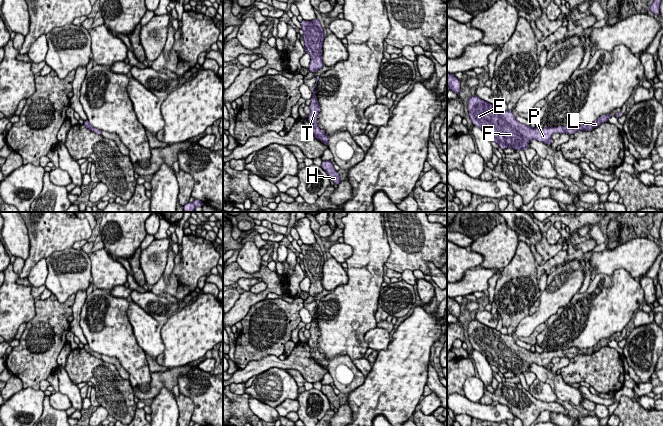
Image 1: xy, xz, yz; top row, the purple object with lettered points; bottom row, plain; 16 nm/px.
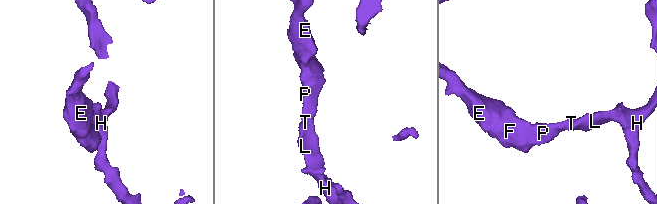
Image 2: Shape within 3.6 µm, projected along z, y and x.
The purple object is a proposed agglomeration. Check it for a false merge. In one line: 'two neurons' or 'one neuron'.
one neuron

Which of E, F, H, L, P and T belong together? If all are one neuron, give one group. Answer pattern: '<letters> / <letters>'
E F H L P T

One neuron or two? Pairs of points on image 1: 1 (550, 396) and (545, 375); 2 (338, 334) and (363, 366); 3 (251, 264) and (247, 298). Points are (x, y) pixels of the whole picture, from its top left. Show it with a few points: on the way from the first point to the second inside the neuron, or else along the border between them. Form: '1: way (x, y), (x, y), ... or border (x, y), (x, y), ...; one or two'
1: border (536, 378), (546, 382), (557, 397); two
2: border (363, 357), (352, 360); two
3: border (236, 261), (249, 273), (256, 272), (262, 265); two

